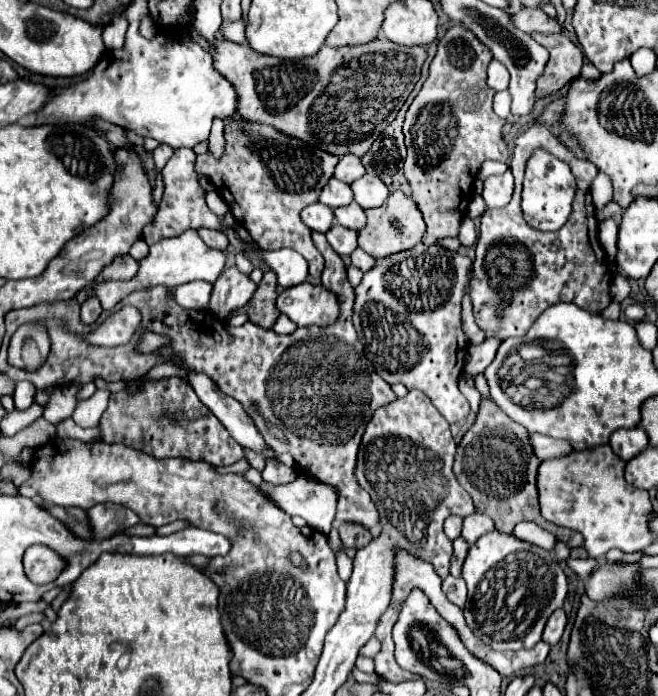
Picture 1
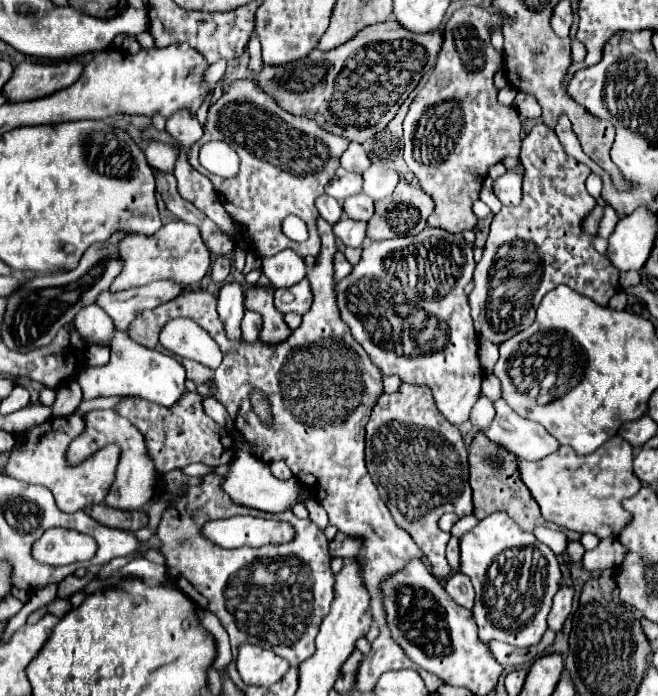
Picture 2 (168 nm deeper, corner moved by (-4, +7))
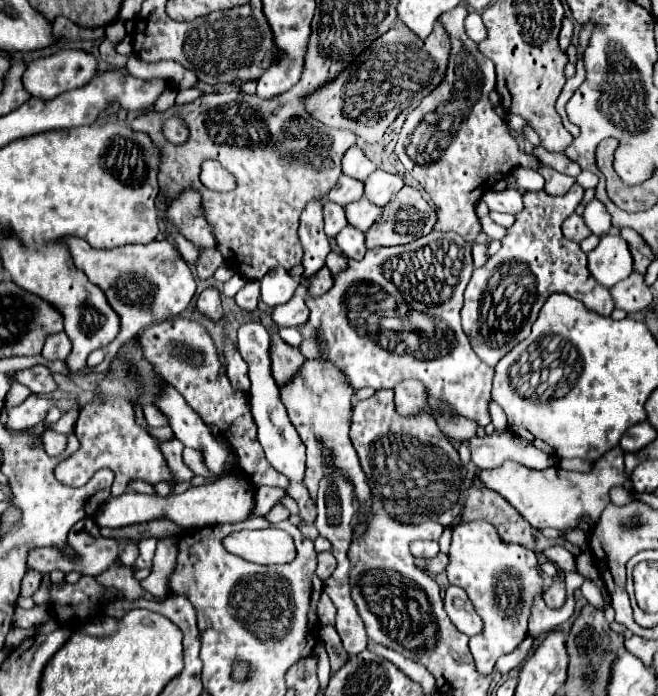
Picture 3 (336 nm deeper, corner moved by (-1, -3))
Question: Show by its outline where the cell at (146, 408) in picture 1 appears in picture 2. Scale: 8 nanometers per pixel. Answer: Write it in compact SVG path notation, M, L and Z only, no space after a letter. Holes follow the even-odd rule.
M186 391L184 399L180 399L172 407L164 407L164 405L148 403L144 399L140 401L136 397L130 397L130 399L120 401L114 407L114 411L118 415L126 417L144 435L148 455L154 461L158 473L168 473L172 469L182 469L182 467L186 467L190 463L196 463L196 461L202 461L202 463L208 463L208 465L214 465L214 467L216 465L228 465L234 457L234 451L236 451L234 439L230 435L226 435L226 431L212 417L208 417L204 413L202 397L198 393ZM134 405L136 405L136 409L134 409ZM170 417L174 417L172 425L166 423Z

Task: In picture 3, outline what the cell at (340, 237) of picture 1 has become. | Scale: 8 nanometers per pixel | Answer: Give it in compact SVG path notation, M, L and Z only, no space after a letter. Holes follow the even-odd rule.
M347 225L341 233L337 233L337 245L339 249L351 257L351 259L363 259L363 255L367 253L367 247L365 247L365 235L361 231L357 231L355 227Z

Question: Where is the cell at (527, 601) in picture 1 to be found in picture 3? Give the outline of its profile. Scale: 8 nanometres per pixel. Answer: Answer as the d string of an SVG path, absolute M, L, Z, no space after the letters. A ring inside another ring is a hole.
M469 521L469 523L457 523L451 531L451 547L449 547L449 565L447 565L447 579L451 585L459 585L465 589L469 601L473 603L477 615L483 619L485 629L481 635L475 635L469 639L469 651L475 659L475 667L481 675L491 675L495 669L495 663L501 655L511 653L521 639L527 637L527 619L531 613L531 605L535 595L543 593L543 579L539 575L539 561L537 555L521 545L505 543L497 535L497 529L485 521Z

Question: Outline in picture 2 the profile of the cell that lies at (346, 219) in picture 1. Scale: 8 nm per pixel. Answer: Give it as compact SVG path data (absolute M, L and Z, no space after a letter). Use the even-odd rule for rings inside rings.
M358 193L358 195L348 197L342 207L344 207L344 213L350 219L358 219L358 221L368 221L374 215L372 199L368 195L364 195L364 193Z

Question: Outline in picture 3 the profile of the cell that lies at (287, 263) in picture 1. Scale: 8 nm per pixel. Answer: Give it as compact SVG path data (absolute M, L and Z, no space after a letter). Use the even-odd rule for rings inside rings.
M283 267L269 271L259 283L261 283L261 301L267 307L277 307L287 303L293 297L295 289L299 287L299 279L291 277L289 271L285 271Z

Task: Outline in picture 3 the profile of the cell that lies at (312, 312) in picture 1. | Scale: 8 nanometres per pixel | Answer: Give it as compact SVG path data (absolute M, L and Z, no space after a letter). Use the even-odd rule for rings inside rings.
M299 289L289 303L275 307L271 319L277 327L301 327L305 319L309 319L309 309L305 305L305 291Z

